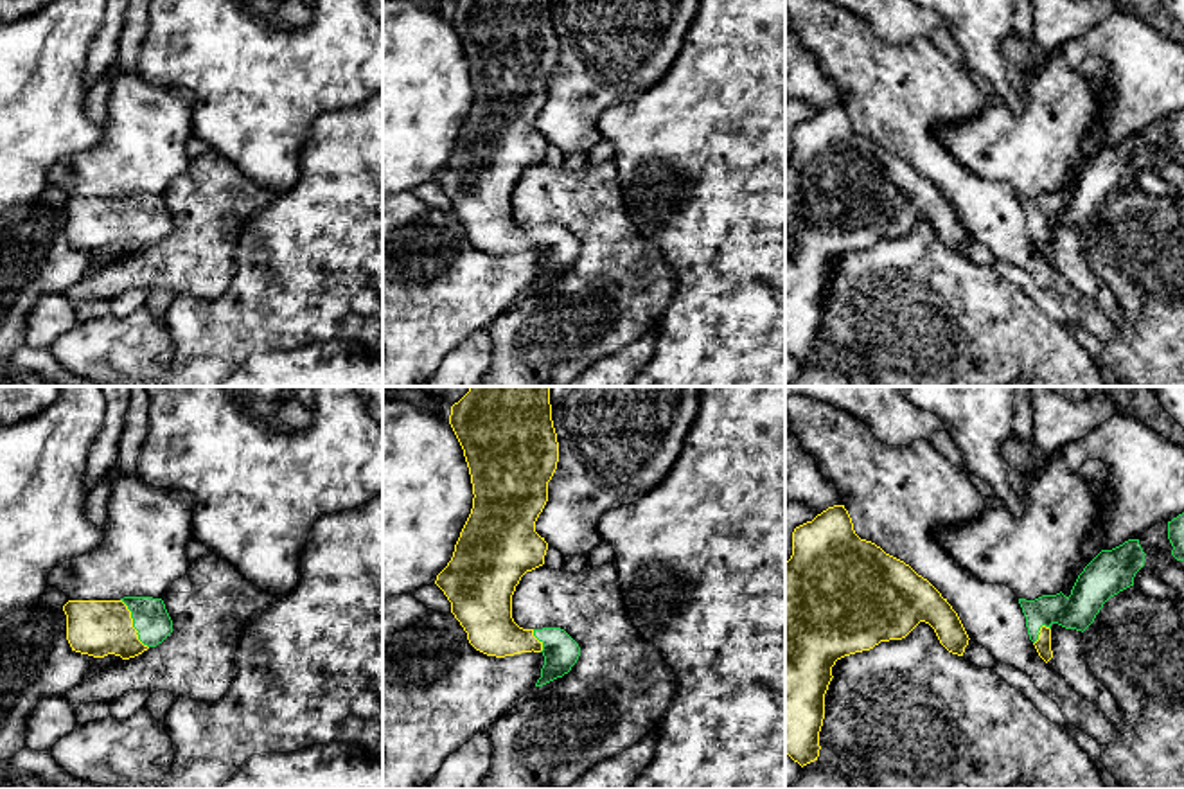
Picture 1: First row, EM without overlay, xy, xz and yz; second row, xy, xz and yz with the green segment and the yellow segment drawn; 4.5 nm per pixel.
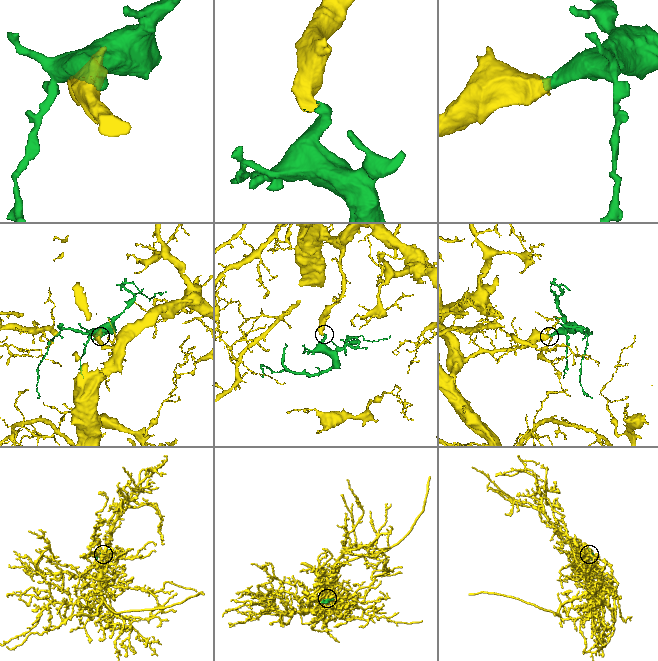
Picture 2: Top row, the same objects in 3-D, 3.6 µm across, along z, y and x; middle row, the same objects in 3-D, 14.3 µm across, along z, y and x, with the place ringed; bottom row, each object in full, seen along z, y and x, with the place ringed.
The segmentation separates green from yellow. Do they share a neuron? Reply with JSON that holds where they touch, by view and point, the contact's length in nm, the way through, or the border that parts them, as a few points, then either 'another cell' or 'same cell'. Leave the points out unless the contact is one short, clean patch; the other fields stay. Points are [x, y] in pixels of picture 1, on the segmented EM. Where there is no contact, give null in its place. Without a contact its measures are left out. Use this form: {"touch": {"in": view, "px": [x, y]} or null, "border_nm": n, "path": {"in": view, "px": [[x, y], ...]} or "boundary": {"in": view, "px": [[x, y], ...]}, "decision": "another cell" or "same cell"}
{"touch": {"in": "xy", "px": [133, 624]}, "border_nm": 260, "path": {"in": "xy", "px": [[150, 617], [144, 622], [133, 624], [97, 628]]}, "decision": "same cell"}

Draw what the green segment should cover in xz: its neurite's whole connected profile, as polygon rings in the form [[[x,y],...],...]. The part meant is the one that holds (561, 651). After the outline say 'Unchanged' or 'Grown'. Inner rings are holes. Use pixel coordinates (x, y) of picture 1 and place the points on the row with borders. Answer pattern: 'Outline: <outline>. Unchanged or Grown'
Outline: [[[471,386],[451,406],[449,424],[464,449],[473,483],[473,509],[455,545],[447,566],[435,584],[451,602],[451,613],[467,633],[469,643],[496,658],[521,652],[541,652],[544,665],[535,687],[543,687],[571,670],[580,656],[579,643],[561,627],[523,629],[512,618],[512,595],[521,577],[544,564],[548,543],[535,532],[535,521],[548,501],[548,482],[559,462],[559,442],[552,421],[548,386]]]. Grown

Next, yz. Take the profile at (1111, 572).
Outline: [[[1128,539],[1112,550],[1101,550],[1078,575],[1069,597],[1060,591],[1035,600],[1019,598],[1029,640],[1046,663],[1053,658],[1051,625],[1083,633],[1110,597],[1134,586],[1144,555],[1139,539]]]. Grown

